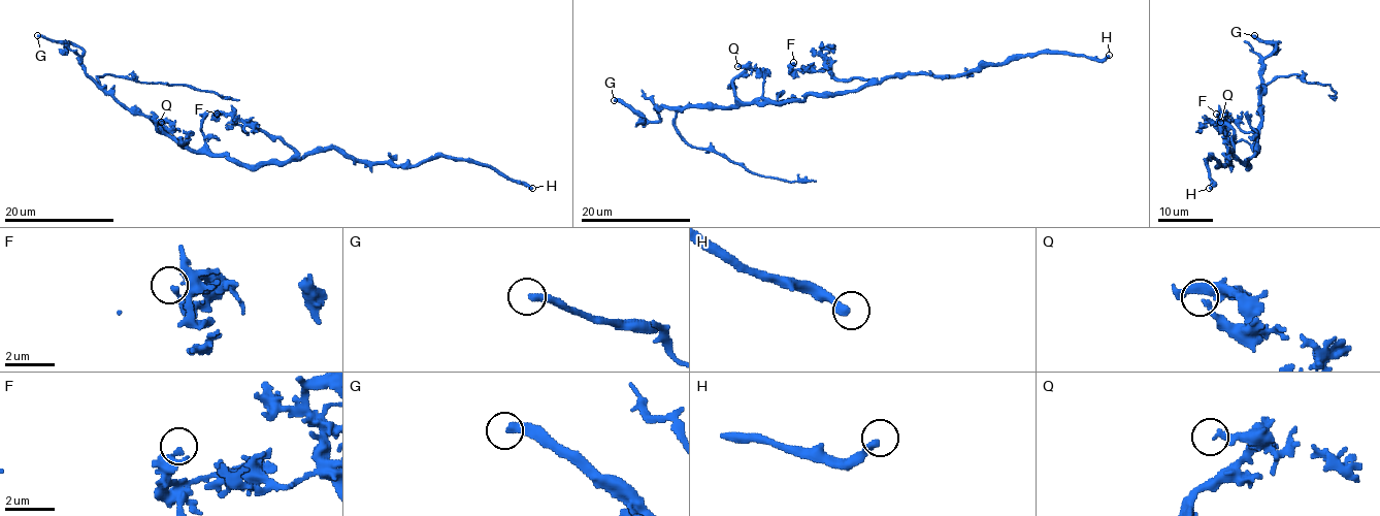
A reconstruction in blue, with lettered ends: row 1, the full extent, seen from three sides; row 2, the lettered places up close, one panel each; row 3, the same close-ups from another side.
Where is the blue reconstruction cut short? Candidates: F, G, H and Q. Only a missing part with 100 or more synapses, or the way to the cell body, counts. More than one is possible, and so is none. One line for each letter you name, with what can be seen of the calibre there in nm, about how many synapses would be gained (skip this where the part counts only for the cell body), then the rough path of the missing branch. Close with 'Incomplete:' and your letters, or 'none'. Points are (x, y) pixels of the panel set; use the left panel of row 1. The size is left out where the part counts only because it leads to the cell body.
G: calibre 300 nm; 120 synapses
Incomplete: G

